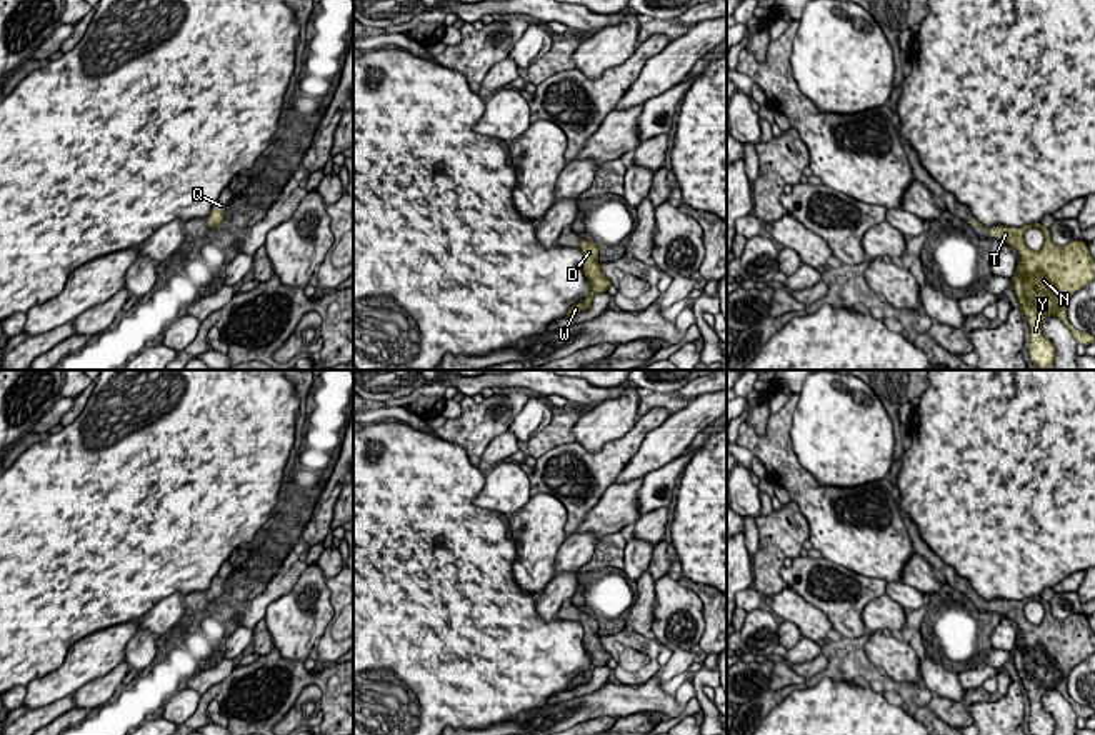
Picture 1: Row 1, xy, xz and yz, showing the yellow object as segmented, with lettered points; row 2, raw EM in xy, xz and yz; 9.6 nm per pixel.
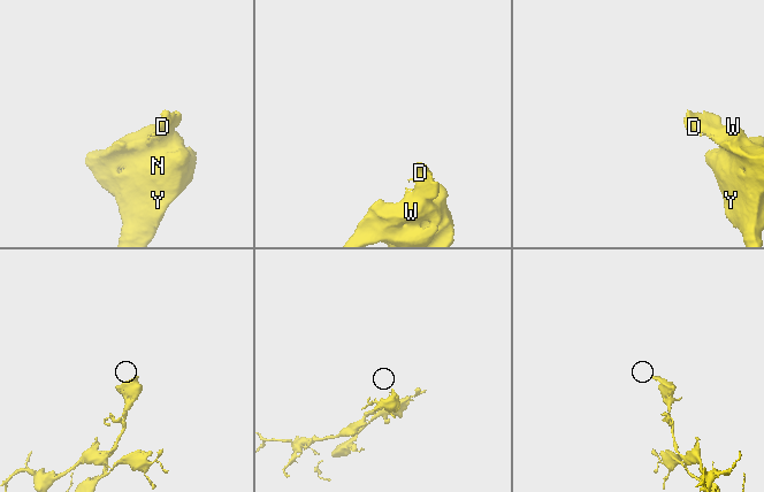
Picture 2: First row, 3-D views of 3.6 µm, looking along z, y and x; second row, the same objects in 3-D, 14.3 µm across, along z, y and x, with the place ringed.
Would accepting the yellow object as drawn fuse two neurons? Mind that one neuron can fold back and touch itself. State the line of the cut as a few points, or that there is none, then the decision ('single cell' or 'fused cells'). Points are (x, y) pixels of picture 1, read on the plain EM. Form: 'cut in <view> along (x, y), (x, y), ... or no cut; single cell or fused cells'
no cut; single cell

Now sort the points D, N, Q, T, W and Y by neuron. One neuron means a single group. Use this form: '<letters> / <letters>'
D N Q T W Y

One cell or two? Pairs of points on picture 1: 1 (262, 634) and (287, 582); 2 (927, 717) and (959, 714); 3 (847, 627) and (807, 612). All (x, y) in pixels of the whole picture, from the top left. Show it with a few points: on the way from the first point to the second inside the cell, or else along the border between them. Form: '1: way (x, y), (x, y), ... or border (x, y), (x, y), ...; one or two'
1: border (264, 617), (254, 629); two
2: border (927, 705), (939, 717); two
3: border (799, 595), (817, 607), (834, 627); two

